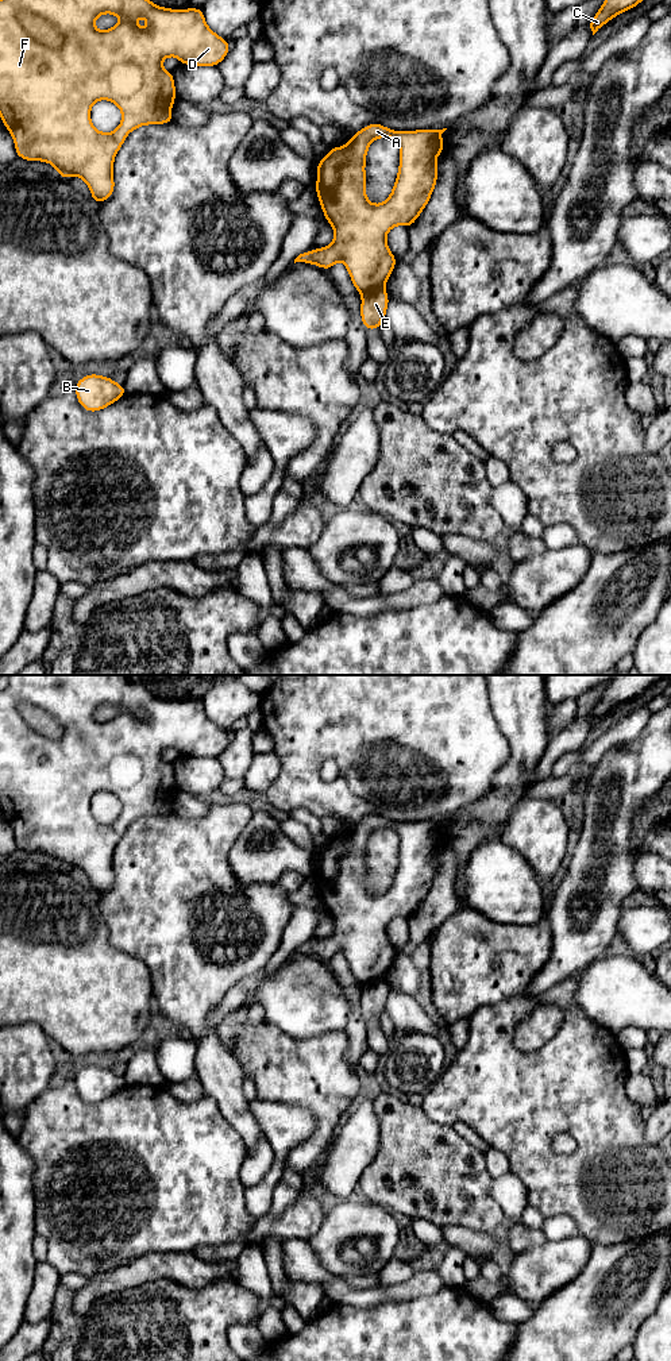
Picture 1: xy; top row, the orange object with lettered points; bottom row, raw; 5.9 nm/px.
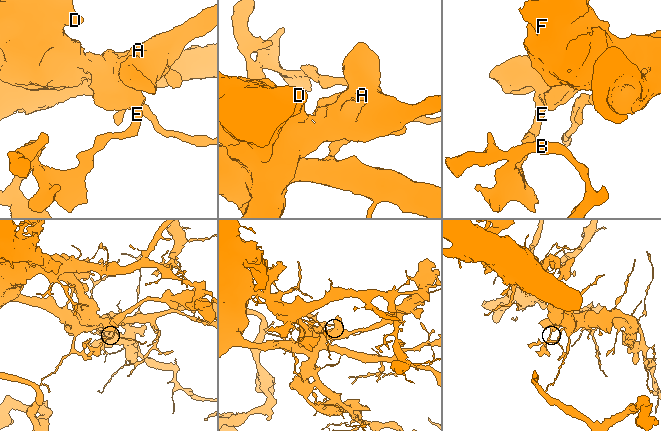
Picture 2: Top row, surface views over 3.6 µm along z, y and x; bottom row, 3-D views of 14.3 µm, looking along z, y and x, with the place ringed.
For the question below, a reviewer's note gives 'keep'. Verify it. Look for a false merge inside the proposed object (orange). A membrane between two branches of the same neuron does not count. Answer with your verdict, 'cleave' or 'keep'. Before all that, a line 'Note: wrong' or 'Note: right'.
Note: wrong
cleave

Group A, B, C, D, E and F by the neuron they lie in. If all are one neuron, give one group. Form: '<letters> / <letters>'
A C D F / B E

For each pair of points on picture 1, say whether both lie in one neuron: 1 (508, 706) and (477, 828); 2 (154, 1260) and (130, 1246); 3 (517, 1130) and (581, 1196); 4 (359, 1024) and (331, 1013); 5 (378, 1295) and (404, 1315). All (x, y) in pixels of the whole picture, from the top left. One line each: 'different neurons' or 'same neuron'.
1: same neuron
2: different neurons
3: same neuron
4: different neurons
5: different neurons

